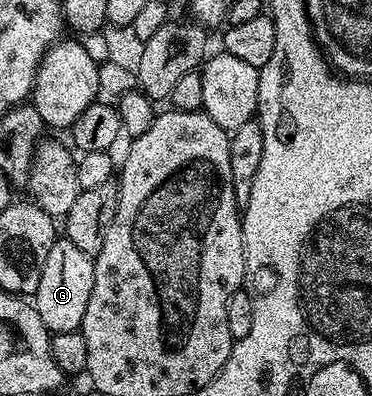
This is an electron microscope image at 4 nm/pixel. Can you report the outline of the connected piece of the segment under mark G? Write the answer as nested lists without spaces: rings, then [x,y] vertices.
[[[57,239],[49,247],[49,259],[41,271],[41,283],[33,294],[33,304],[41,323],[51,333],[79,329],[85,319],[85,307],[89,307],[89,295],[93,295],[95,259],[66,239]]]

